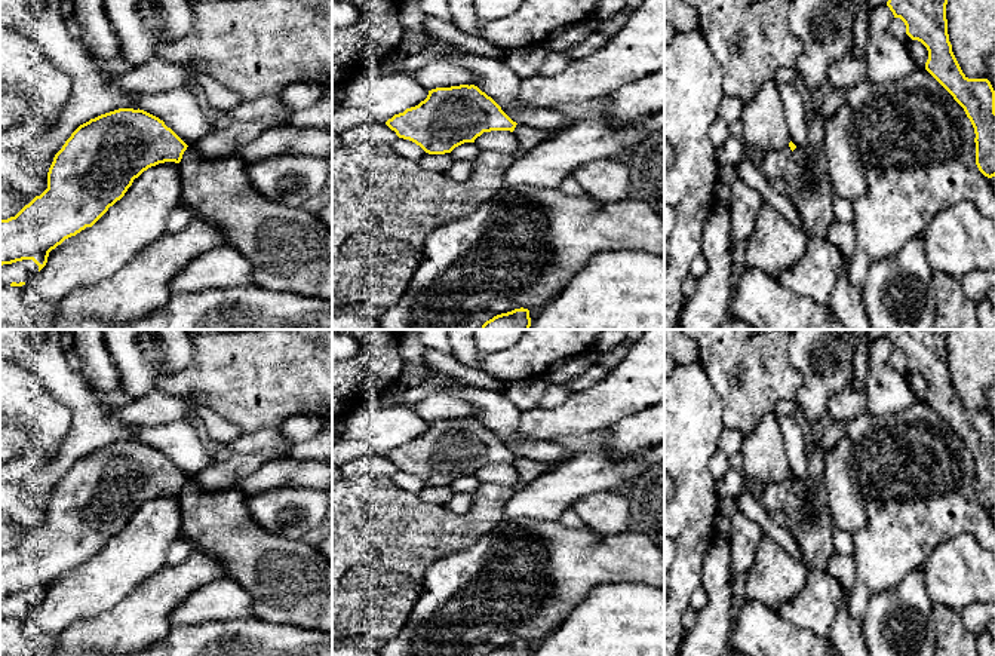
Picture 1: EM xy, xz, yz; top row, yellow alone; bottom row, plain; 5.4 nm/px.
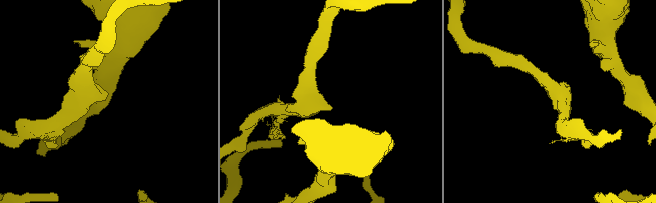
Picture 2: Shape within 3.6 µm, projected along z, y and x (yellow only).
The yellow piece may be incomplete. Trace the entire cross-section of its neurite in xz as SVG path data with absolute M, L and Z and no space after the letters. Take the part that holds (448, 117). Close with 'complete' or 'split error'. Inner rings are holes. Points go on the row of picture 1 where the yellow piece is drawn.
M475 85L436 88L418 105L394 114L386 125L429 154L451 153L483 132L516 128L501 107Z | complete

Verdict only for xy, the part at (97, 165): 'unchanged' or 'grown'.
unchanged

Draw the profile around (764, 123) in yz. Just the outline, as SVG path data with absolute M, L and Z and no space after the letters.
M776 80L765 82L755 96L744 102L740 122L744 144L752 150L767 153L789 145L789 128Z

